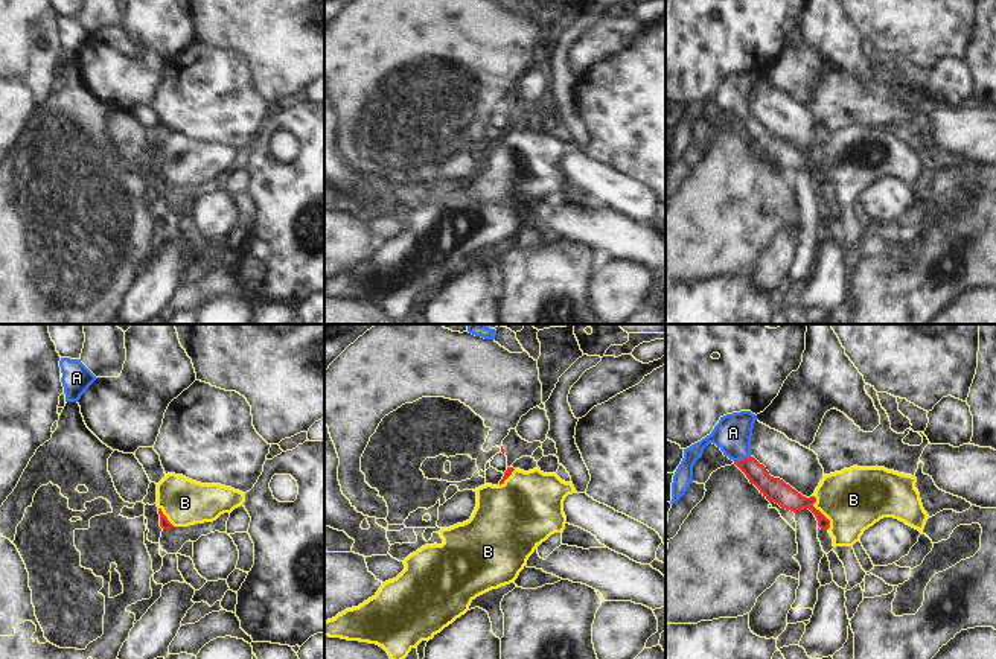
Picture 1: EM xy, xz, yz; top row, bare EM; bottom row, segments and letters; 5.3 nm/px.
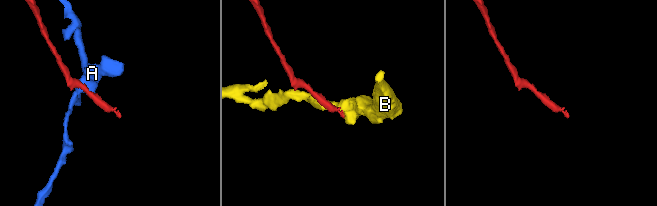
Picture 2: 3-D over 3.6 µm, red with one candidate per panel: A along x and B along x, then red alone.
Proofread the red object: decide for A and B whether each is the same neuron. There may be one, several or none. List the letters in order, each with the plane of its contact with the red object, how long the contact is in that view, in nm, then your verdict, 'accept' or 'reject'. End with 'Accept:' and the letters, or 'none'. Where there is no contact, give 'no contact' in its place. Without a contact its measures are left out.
A: yz | 90 nm | reject
B: yz | 200 nm | accept
Accept: B

